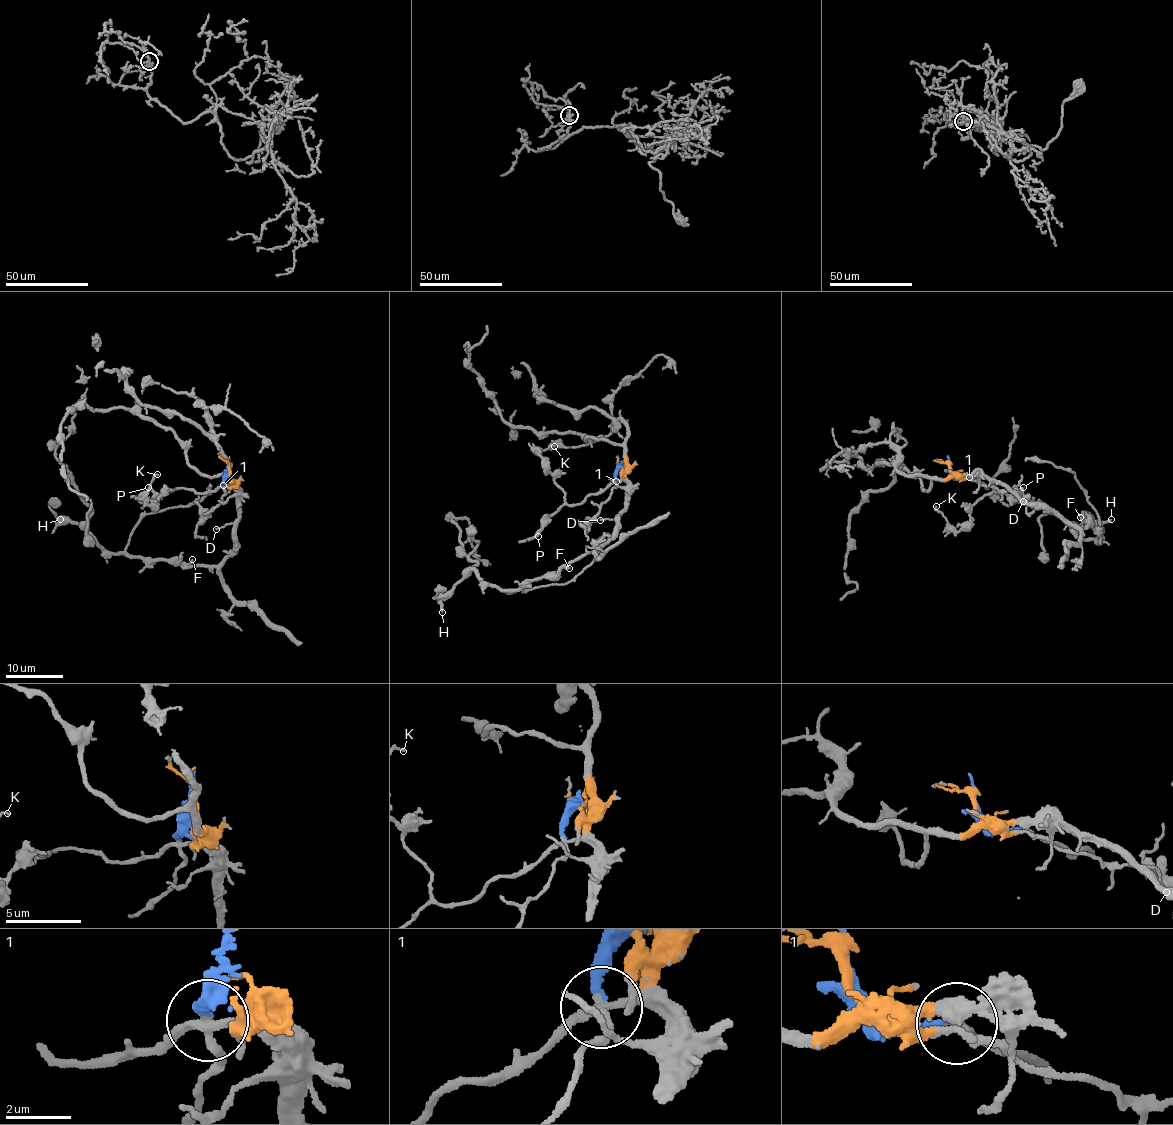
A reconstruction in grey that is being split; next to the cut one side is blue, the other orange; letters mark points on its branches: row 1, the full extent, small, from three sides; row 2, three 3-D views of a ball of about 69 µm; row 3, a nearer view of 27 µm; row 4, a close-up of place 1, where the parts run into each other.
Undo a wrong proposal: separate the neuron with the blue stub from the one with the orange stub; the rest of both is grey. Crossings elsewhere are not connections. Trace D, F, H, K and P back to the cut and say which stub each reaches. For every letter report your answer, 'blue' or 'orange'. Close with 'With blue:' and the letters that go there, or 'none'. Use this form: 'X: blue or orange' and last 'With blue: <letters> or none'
D: orange
F: orange
H: orange
K: orange
P: orange
With blue: none

